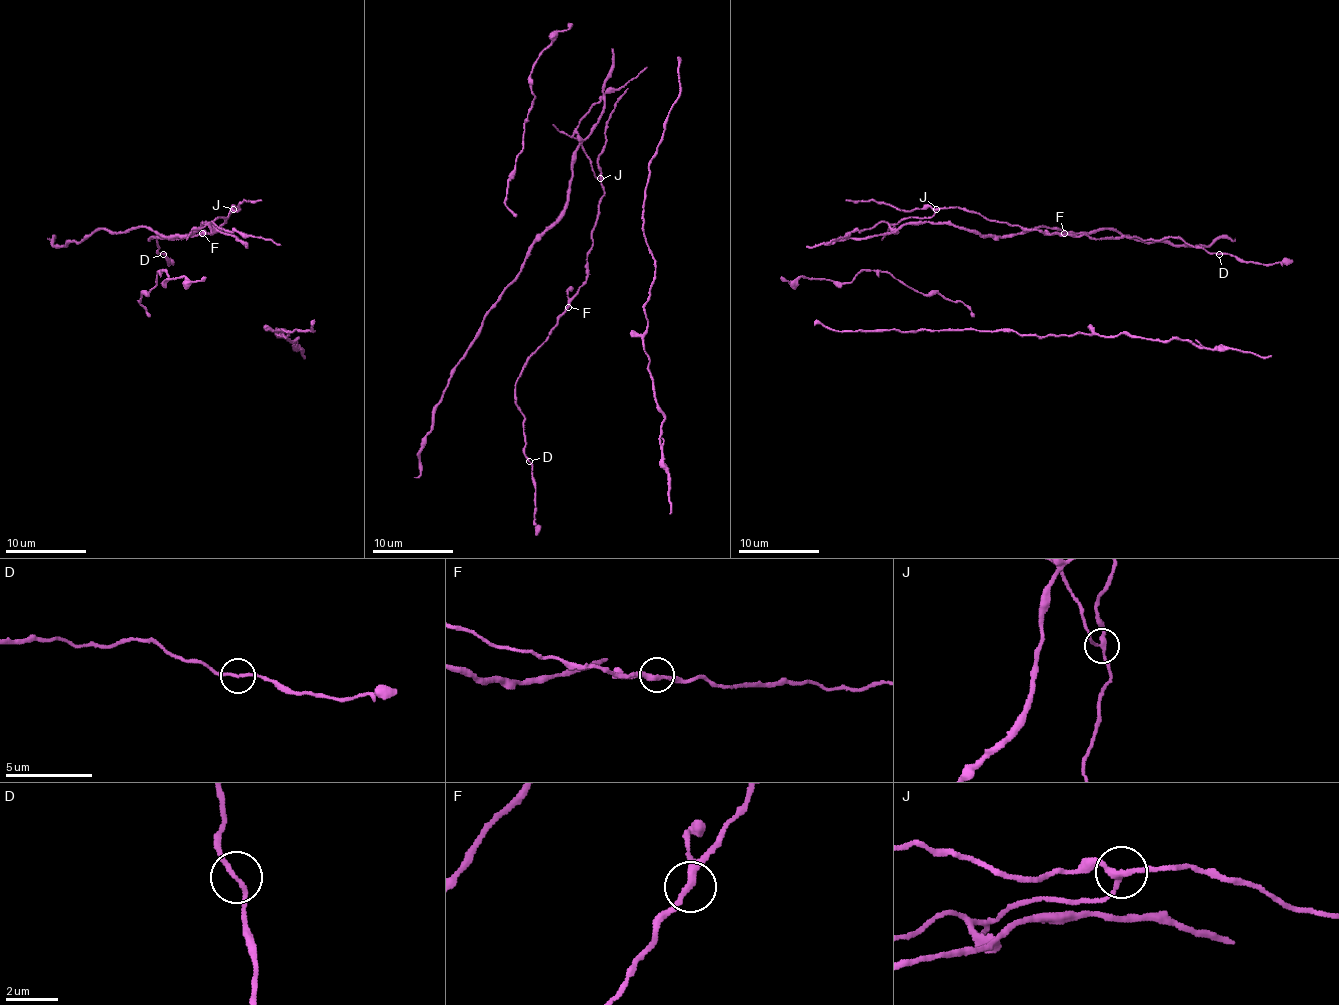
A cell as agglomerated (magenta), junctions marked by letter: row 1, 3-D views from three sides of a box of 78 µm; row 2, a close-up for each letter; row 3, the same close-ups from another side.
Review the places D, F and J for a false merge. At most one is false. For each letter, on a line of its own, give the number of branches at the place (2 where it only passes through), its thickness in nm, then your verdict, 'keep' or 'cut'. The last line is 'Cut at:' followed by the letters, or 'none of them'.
D: 2 | 170 nm | keep
F: 3 | 240 nm | keep
J: 3 | 200 nm | cut
Cut at: J

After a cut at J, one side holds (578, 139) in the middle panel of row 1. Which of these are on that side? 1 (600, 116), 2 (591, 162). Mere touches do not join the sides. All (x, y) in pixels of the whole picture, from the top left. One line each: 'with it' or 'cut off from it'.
1: with it
2: with it

